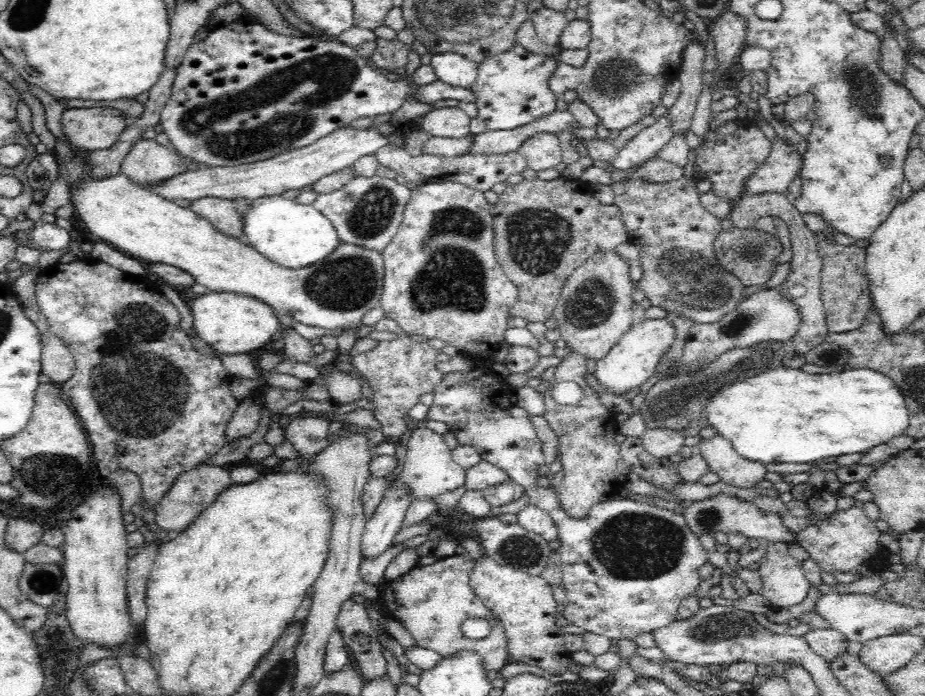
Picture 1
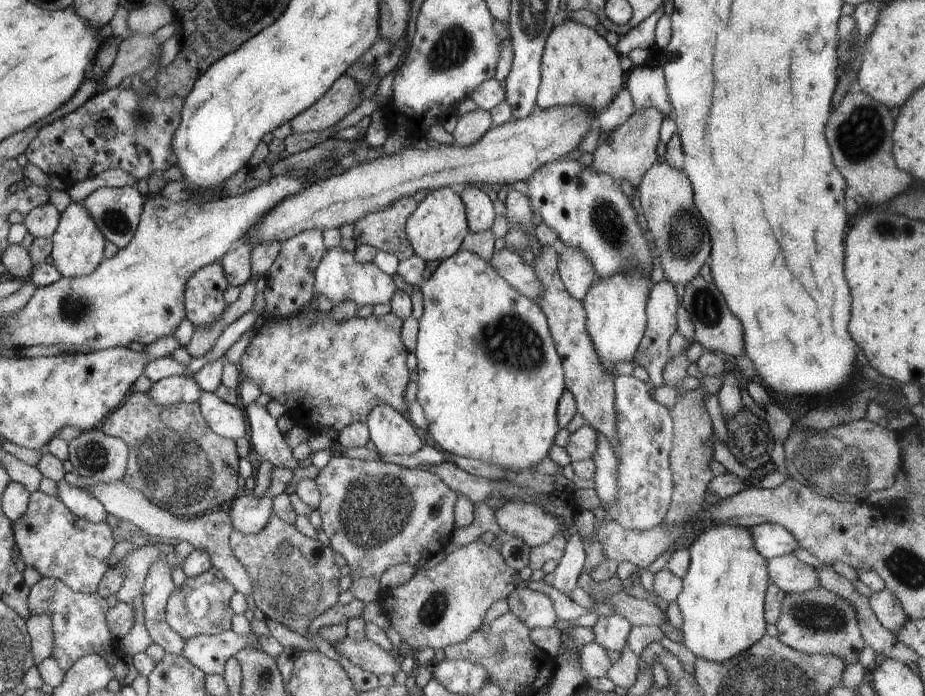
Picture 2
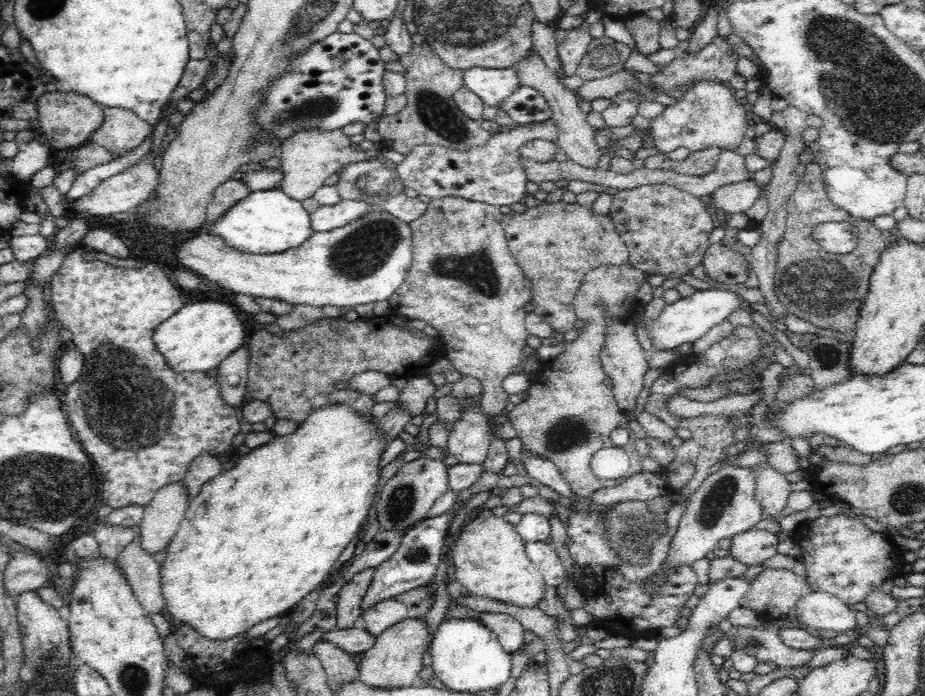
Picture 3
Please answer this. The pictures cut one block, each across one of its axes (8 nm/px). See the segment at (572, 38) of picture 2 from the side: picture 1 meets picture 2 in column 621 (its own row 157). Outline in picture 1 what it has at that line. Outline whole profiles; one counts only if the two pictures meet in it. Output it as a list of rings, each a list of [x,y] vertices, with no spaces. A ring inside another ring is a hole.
[[[74,150],[66,164],[68,182],[72,186],[70,206],[78,210],[80,218],[94,236],[124,254],[132,254],[132,258],[176,266],[190,274],[196,284],[208,288],[210,294],[244,294],[268,304],[274,312],[288,314],[308,326],[348,330],[358,326],[360,318],[368,310],[380,306],[386,276],[384,252],[380,250],[340,242],[324,260],[292,270],[270,262],[238,238],[222,234],[216,226],[212,226],[212,222],[196,214],[192,208],[180,208],[174,202],[134,184],[124,174],[92,180],[90,172],[88,152],[82,150],[80,156],[76,156]]]

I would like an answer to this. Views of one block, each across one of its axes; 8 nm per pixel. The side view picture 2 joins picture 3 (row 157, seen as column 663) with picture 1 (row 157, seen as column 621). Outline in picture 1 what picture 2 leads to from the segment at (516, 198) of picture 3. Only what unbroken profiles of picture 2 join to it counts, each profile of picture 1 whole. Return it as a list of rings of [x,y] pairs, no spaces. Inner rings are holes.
[[[388,144],[376,152],[376,162],[378,166],[390,168],[398,176],[404,176],[406,182],[414,184],[430,184],[430,182],[460,182],[464,186],[470,186],[478,192],[488,192],[492,190],[494,184],[506,182],[508,176],[512,174],[522,174],[526,168],[530,168],[528,158],[524,158],[518,150],[516,152],[506,152],[506,154],[464,154],[464,156],[438,156],[438,154],[422,154],[414,156],[406,150],[406,146],[396,146]]]

